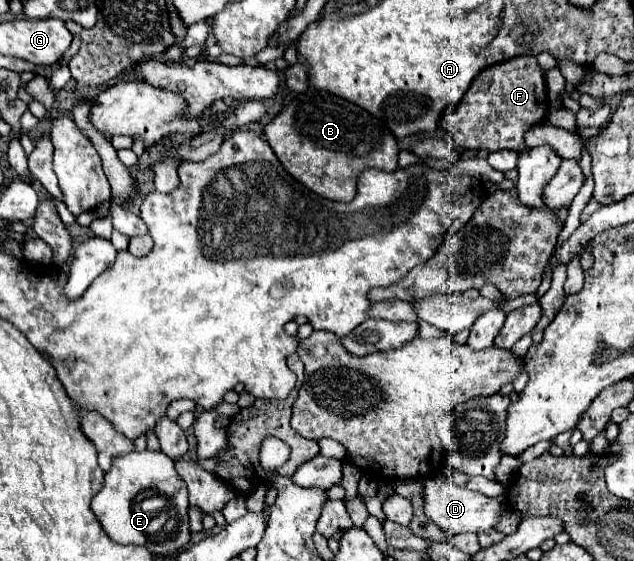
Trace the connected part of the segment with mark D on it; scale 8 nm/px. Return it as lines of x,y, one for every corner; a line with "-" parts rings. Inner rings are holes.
449,475
431,477
425,481
425,513
449,537
459,535
459,533
491,531
495,527
495,523
501,519
503,511
505,511
505,499
503,497
491,499
479,491
467,491
463,487
457,487

